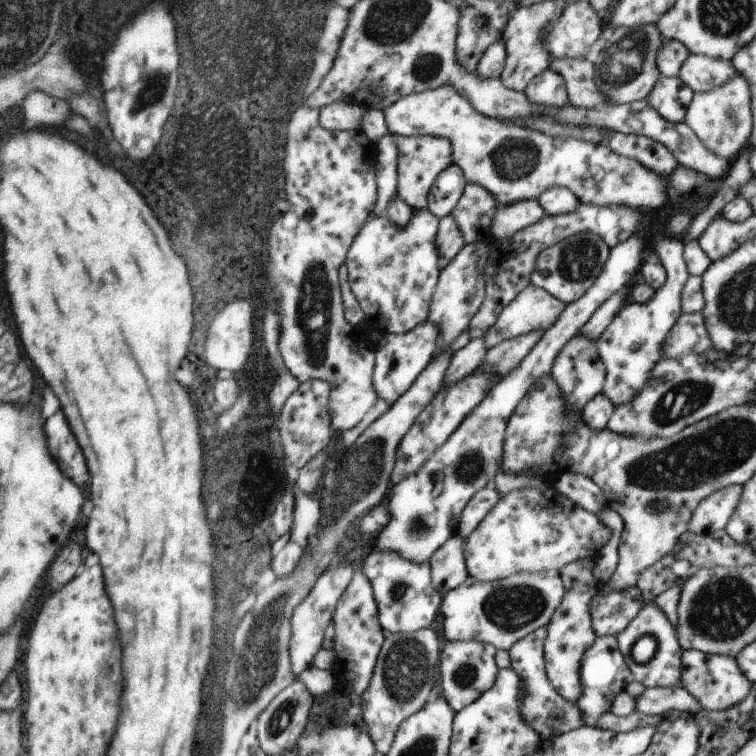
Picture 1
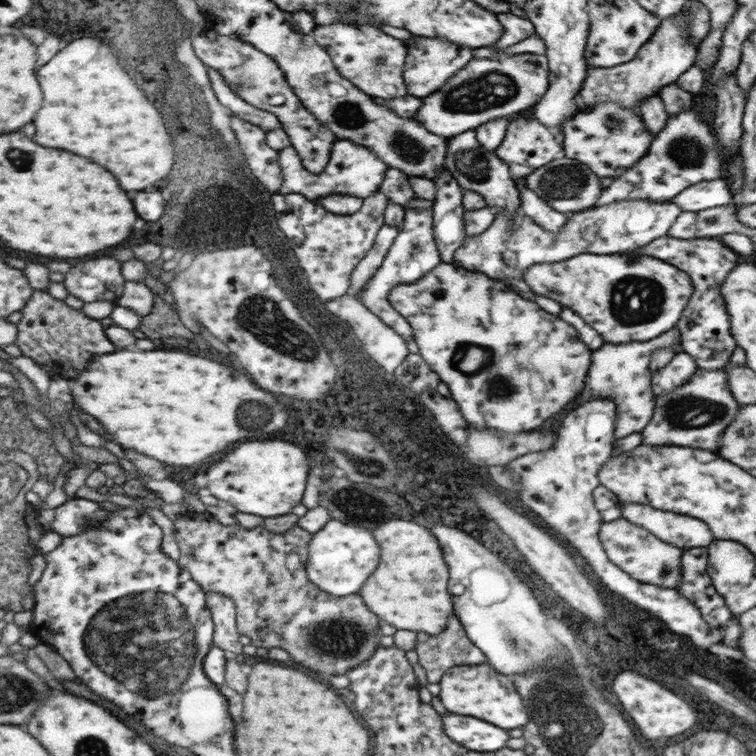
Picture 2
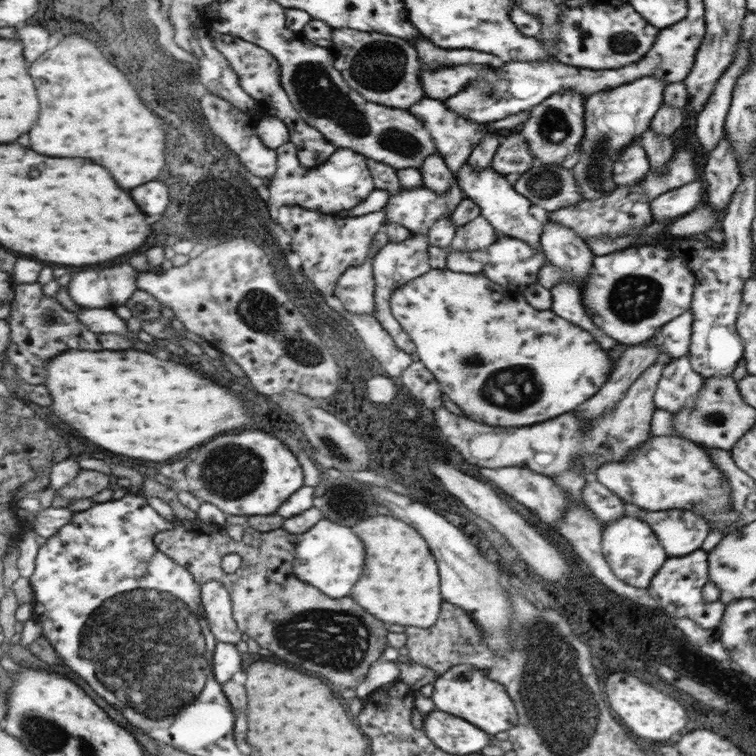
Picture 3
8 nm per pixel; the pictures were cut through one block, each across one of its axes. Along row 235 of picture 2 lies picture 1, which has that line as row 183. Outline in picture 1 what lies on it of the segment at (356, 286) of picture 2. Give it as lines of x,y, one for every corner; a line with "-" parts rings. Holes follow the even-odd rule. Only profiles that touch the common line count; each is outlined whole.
385,134
375,142
375,154
377,154
377,204
373,210
373,216
381,218
387,214
387,204
391,196
397,192
397,162
399,162
399,152
397,152
397,142
393,134

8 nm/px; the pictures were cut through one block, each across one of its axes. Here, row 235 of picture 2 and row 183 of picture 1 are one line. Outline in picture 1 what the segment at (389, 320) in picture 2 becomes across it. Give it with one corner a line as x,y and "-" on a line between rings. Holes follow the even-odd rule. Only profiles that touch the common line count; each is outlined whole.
395,136
399,162
397,162
397,196
403,198
413,210
421,210
427,206
427,194
441,170
453,164
451,160
451,144
447,138
435,136

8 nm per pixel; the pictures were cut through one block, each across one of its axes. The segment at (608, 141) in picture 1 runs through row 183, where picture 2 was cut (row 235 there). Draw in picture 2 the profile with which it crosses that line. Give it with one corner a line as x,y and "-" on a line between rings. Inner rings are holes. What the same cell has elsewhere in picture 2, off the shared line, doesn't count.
669,234
661,236
659,240
653,240
651,244
645,244
643,248
635,248
633,252
621,252
629,260
639,260
643,256
663,260
671,266
677,266
681,272
687,272
693,282
693,294
683,310
683,318
675,324
675,330
679,332
679,352
687,352
697,368
701,370
723,370
727,362
731,362
731,354
737,348
737,342
731,334
731,320
727,314
725,300
721,296
721,282
725,280
727,272
737,266
733,248
729,248
719,238
705,238
705,240
677,240

